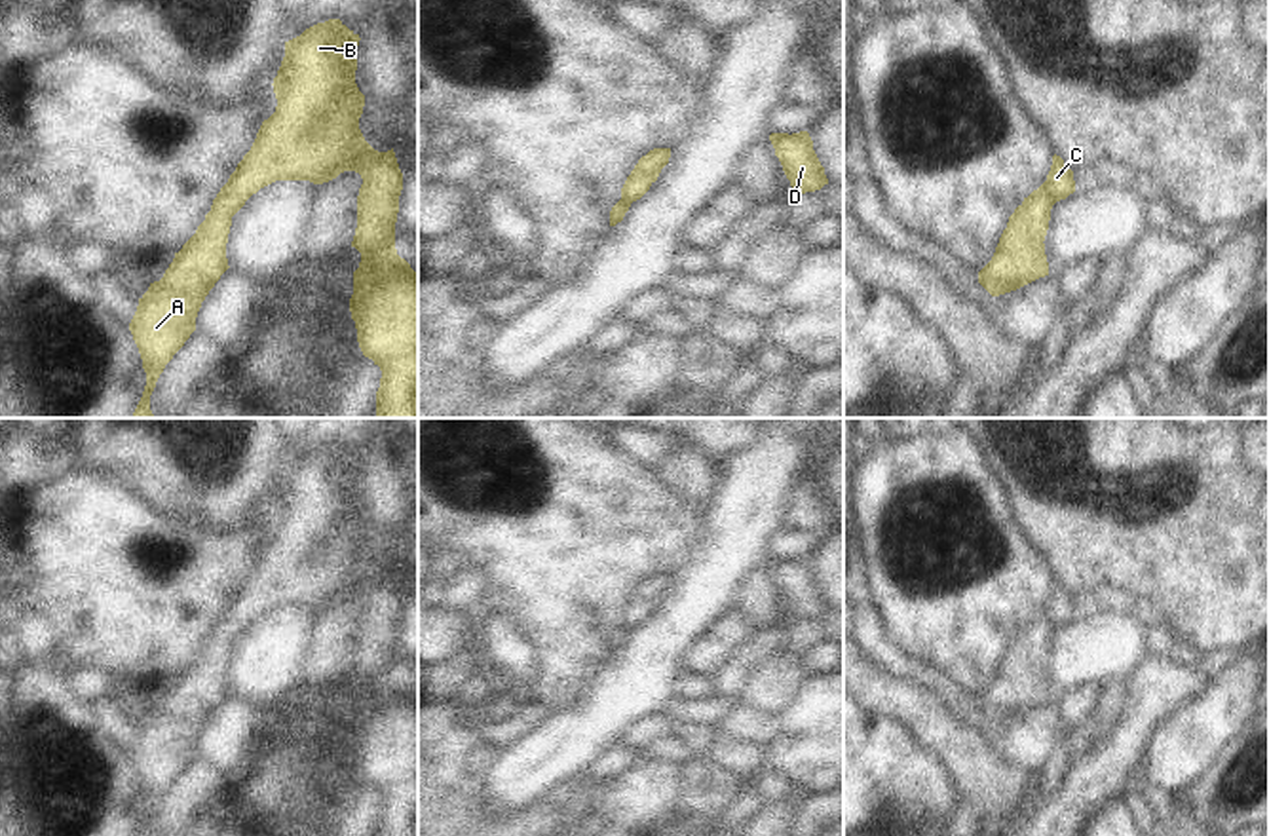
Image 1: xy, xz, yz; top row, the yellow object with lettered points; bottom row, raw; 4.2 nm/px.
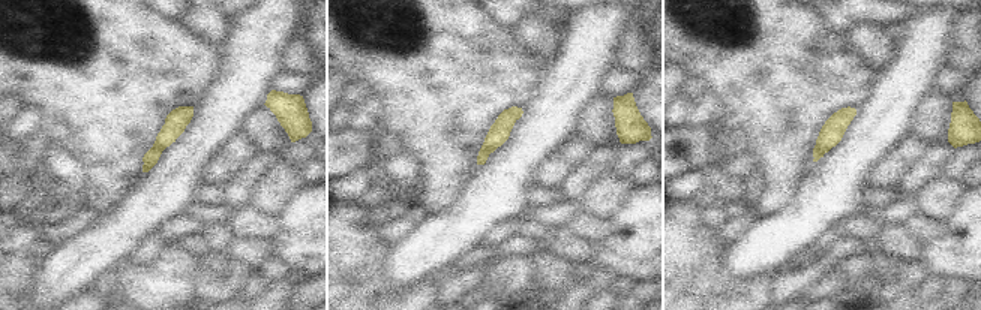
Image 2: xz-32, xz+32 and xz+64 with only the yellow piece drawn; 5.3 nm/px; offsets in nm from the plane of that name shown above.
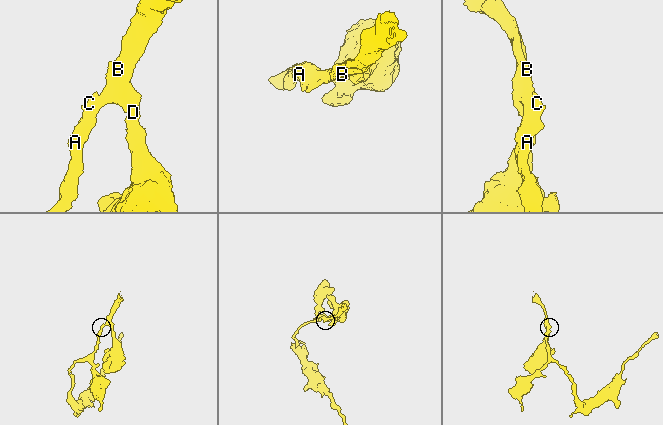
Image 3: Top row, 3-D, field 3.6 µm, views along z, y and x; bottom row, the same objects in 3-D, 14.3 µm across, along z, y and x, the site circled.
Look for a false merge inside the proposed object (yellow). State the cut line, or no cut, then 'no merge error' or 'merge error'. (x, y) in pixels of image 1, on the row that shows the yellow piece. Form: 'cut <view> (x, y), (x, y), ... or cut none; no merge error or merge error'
cut none; no merge error

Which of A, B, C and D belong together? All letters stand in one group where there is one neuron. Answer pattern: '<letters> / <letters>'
A B C D

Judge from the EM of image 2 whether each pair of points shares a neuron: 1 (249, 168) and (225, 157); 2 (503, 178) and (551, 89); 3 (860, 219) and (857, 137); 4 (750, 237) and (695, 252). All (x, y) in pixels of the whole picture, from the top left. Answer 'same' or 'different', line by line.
1: different
2: same
3: different
4: different

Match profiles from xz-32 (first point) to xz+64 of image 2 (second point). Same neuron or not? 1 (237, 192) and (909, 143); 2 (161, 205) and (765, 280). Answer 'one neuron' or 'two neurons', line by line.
1: two neurons
2: two neurons

